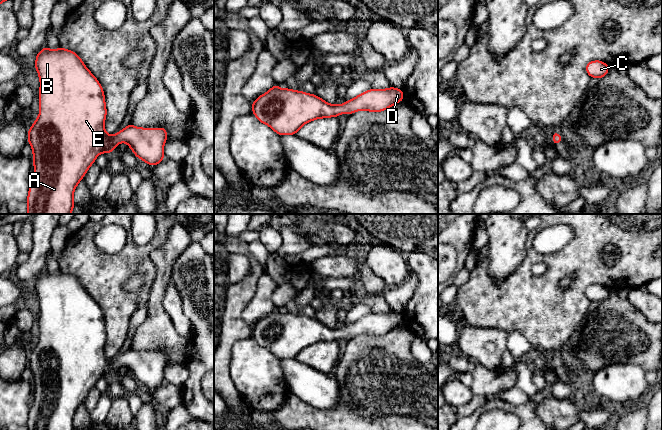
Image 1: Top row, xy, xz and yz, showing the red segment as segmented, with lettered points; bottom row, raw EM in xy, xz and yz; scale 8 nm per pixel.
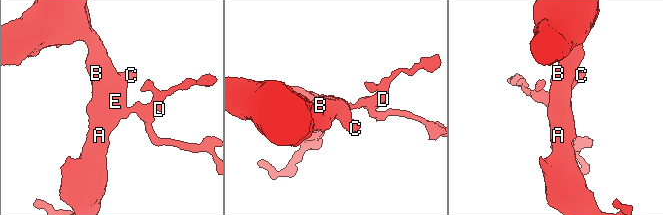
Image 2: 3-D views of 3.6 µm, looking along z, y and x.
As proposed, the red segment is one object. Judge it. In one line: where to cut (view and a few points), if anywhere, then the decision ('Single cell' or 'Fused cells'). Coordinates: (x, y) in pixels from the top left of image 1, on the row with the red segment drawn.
No split. Single cell

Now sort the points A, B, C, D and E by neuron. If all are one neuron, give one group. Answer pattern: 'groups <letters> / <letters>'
groups A B C D E

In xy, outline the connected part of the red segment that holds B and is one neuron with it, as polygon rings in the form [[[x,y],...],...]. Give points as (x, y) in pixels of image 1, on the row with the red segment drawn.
[[[45,46],[36,55],[35,68],[40,79],[40,112],[28,130],[28,143],[33,150],[34,178],[29,186],[26,214],[71,214],[75,207],[73,202],[74,190],[89,167],[100,153],[111,154],[121,142],[127,143],[136,157],[148,165],[156,166],[164,160],[163,149],[168,136],[165,127],[140,128],[129,124],[126,128],[118,131],[117,135],[106,133],[104,123],[107,110],[103,88],[75,52],[63,49],[61,46],[57,50],[51,50]]]

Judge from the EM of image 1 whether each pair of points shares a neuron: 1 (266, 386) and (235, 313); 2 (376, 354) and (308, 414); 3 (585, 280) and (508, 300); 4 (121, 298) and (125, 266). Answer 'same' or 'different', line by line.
1: different
2: same
3: same
4: same

